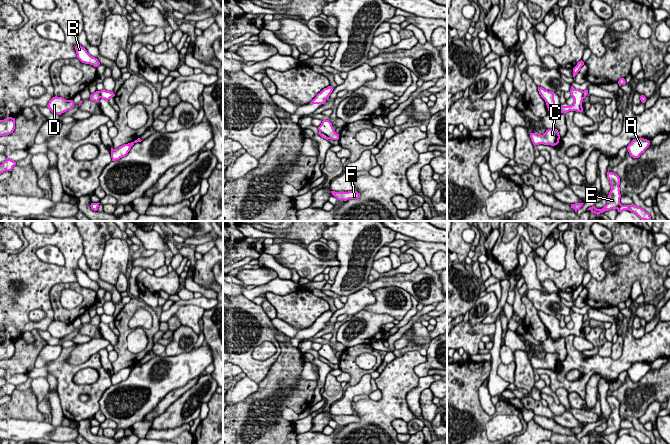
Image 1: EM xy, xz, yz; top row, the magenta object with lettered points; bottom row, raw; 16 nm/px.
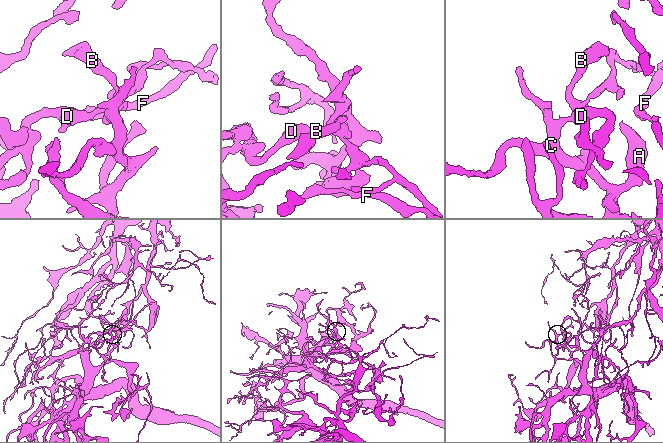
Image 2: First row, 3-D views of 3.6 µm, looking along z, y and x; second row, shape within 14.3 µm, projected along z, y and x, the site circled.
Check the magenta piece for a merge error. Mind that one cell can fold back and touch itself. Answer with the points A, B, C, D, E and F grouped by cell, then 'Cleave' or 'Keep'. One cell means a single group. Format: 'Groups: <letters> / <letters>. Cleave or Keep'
Groups: A B C E / D F. Cleave

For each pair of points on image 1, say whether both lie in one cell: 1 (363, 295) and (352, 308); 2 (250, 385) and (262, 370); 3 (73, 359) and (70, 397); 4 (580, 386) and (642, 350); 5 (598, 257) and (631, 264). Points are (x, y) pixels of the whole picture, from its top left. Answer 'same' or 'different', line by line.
1: same
2: different
3: different
4: same
5: different

